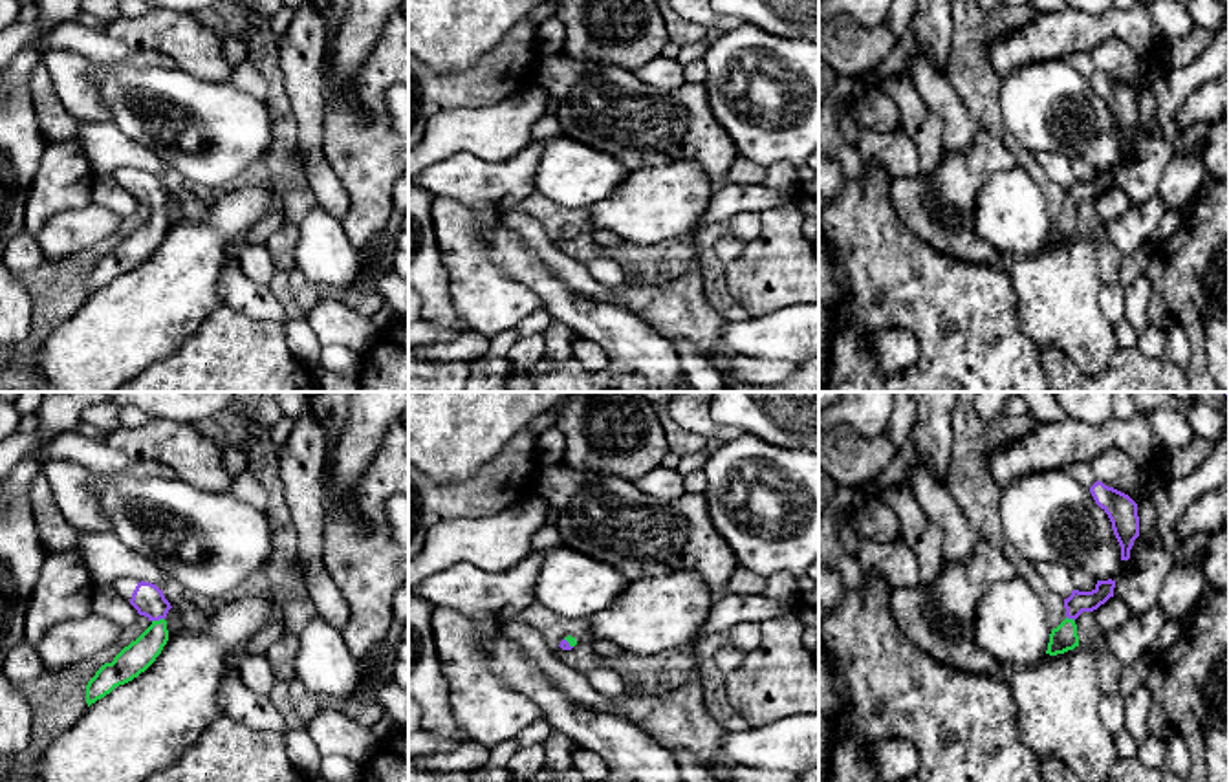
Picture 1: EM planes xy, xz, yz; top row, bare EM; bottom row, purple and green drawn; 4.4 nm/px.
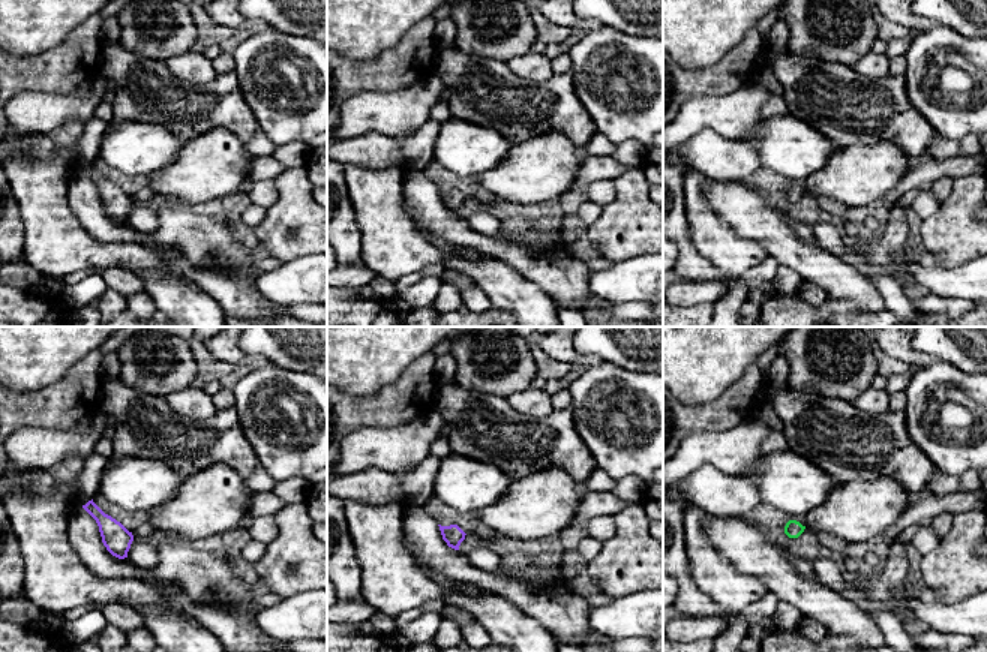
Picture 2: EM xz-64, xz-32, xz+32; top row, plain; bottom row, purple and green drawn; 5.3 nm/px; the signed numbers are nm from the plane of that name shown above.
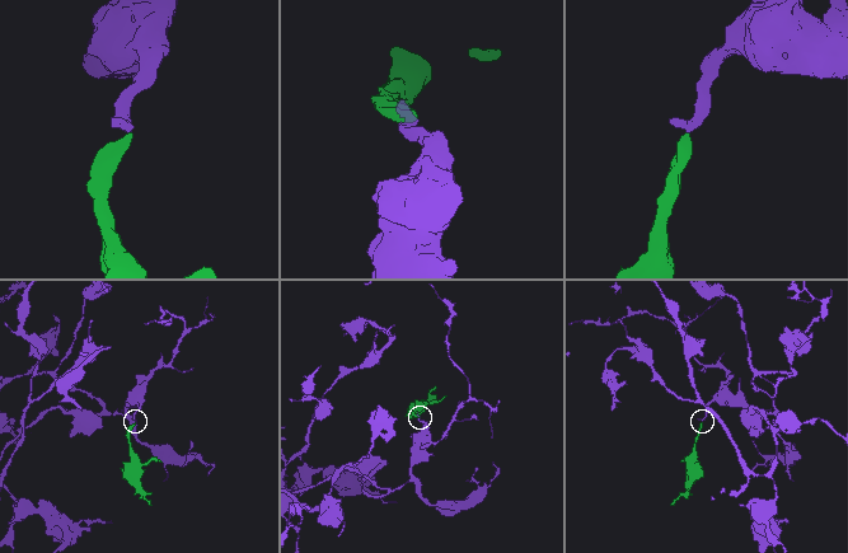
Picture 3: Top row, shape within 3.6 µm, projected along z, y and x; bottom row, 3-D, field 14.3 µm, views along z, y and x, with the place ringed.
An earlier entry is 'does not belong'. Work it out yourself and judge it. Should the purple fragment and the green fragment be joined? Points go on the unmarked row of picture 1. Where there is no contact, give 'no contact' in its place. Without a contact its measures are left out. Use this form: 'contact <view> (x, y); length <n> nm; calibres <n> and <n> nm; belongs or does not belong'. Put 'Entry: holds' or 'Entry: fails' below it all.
contact xy (158, 209); length 60 nm; calibres 140 and 140 nm; belongs
Entry: fails

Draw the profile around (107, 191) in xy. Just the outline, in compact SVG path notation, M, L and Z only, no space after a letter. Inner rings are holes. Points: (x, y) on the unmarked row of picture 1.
M114 176L95 178L92 203L110 209L121 218L134 214L139 205L130 190L121 187Z

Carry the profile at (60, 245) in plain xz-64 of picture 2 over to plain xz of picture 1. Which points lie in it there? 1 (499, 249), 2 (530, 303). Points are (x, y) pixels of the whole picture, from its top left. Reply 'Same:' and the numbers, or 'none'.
Same: 2

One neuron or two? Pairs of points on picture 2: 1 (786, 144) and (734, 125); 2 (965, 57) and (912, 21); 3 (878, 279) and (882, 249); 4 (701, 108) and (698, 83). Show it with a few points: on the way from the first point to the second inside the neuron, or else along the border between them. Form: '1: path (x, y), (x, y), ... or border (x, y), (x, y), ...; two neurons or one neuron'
1: border (762, 119), (737, 138); two neurons
2: border (936, 24), (921, 33); two neurons
3: border (849, 249), (861, 254), (902, 287); two neurons
4: border (734, 90), (687, 99), (678, 111); two neurons

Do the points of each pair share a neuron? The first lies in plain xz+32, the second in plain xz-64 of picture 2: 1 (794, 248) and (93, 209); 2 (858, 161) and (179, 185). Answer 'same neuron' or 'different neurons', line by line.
1: different neurons
2: same neuron

